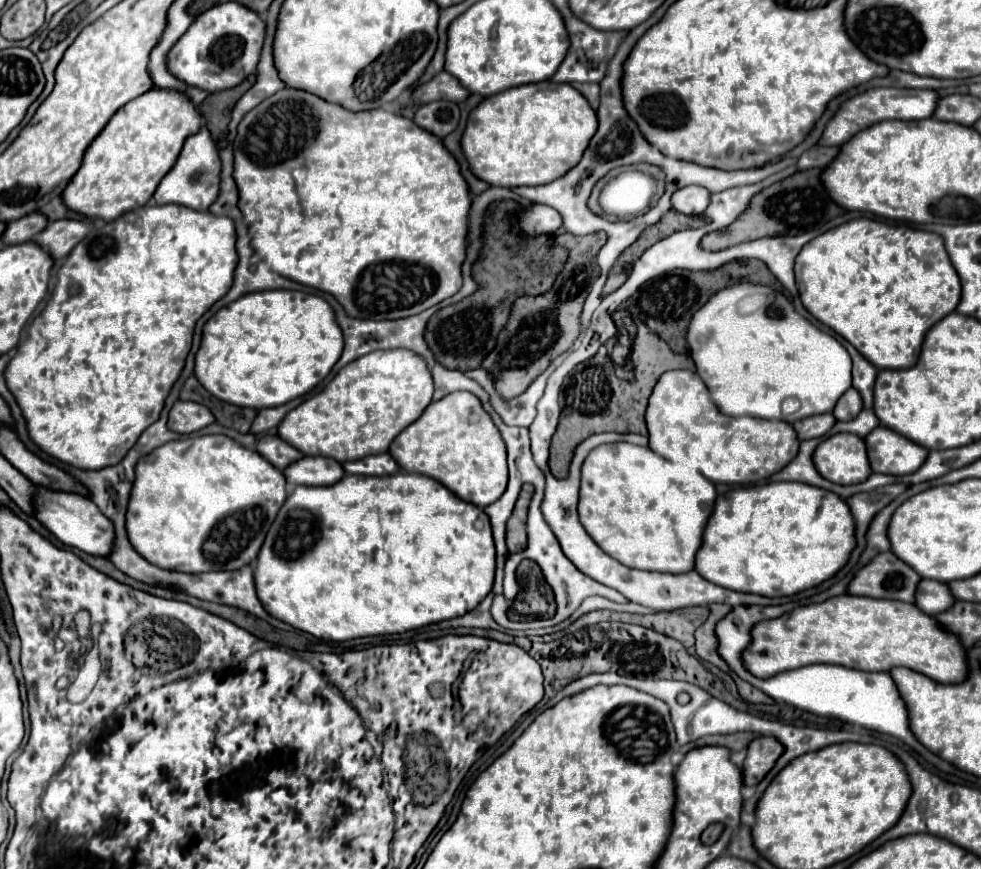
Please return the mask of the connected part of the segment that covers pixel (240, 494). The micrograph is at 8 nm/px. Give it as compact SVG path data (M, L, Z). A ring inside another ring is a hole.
M222 434L174 440L138 462L134 490L126 514L126 530L132 546L156 566L190 574L238 570L256 560L266 532L286 496L284 474L256 450L248 450Z

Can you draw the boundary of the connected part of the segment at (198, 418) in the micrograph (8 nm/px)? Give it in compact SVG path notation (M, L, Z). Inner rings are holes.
M178 400L170 410L168 422L170 422L170 430L174 430L178 434L192 434L192 432L198 432L204 426L212 424L214 416L202 404Z

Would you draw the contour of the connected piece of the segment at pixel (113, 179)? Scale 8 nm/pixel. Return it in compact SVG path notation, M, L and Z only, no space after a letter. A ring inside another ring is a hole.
M154 88L130 100L98 134L94 146L86 150L82 170L66 186L64 202L68 208L88 218L114 220L128 210L146 206L160 180L176 164L176 158L188 136L202 126L202 114L178 90Z

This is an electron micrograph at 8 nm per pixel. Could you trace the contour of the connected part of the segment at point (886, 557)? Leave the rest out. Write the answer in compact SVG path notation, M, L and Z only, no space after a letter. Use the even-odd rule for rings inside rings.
M892 552L878 554L878 558L858 570L848 586L848 594L914 602L920 580L922 576Z

